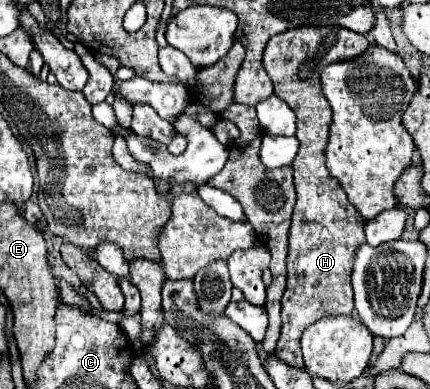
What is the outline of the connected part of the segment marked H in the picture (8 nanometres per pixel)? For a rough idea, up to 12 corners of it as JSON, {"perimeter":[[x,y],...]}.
{"perimeter":[[340,26],[268,40],[264,68],[296,114],[282,334],[350,316],[366,220],[326,168],[332,108],[320,70],[370,42]]}

